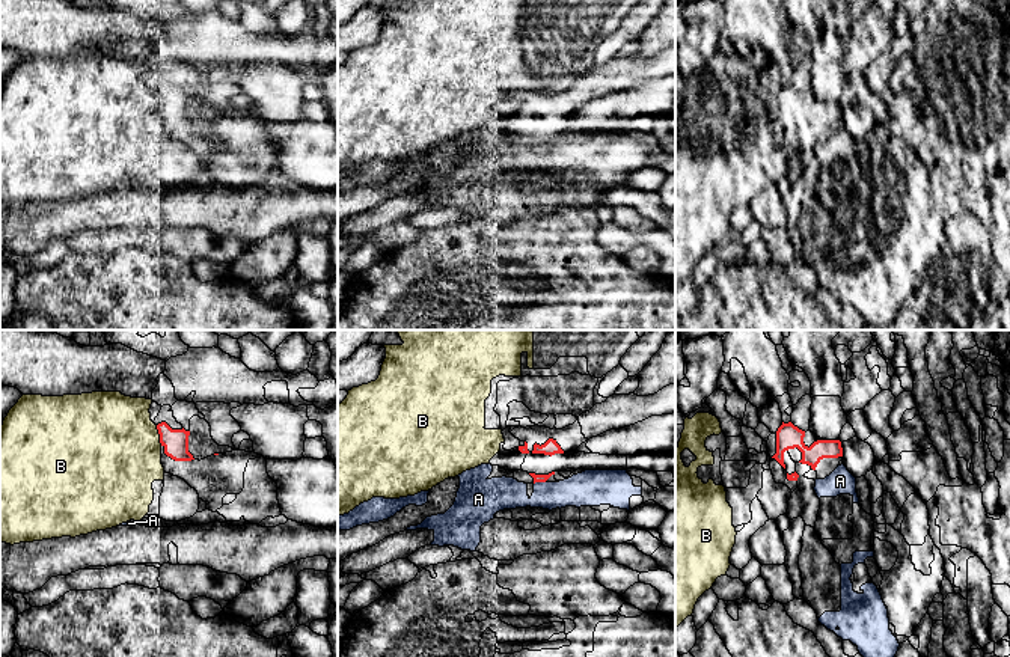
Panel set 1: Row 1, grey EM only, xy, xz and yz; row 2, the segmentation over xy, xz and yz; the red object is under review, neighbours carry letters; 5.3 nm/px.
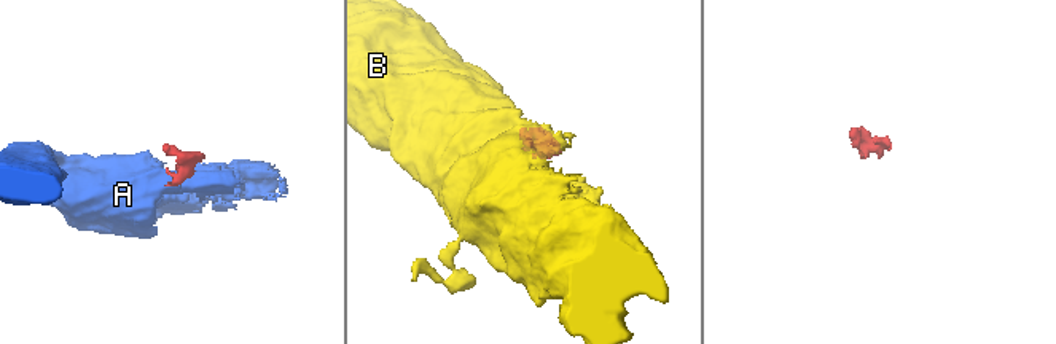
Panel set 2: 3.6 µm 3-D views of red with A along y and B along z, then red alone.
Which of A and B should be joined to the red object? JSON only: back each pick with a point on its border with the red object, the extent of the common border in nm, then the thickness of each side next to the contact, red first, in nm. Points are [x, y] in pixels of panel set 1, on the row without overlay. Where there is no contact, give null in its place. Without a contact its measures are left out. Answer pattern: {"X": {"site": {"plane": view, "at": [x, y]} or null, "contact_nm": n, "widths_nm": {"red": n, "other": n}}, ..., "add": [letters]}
{"add": []}

